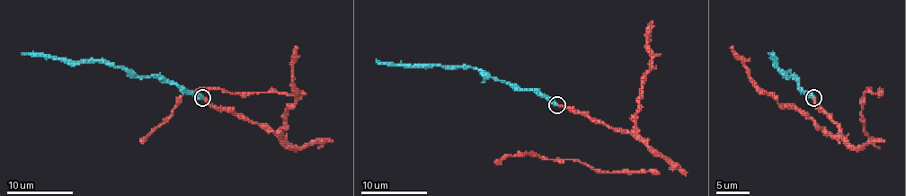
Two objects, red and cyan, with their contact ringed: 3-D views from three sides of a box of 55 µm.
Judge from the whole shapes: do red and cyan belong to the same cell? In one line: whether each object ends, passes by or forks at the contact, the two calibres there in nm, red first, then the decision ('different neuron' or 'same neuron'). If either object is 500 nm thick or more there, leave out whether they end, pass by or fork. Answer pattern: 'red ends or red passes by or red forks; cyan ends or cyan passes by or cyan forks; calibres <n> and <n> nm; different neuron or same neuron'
red ends; cyan ends; calibres 280 and 440 nm; same neuron

